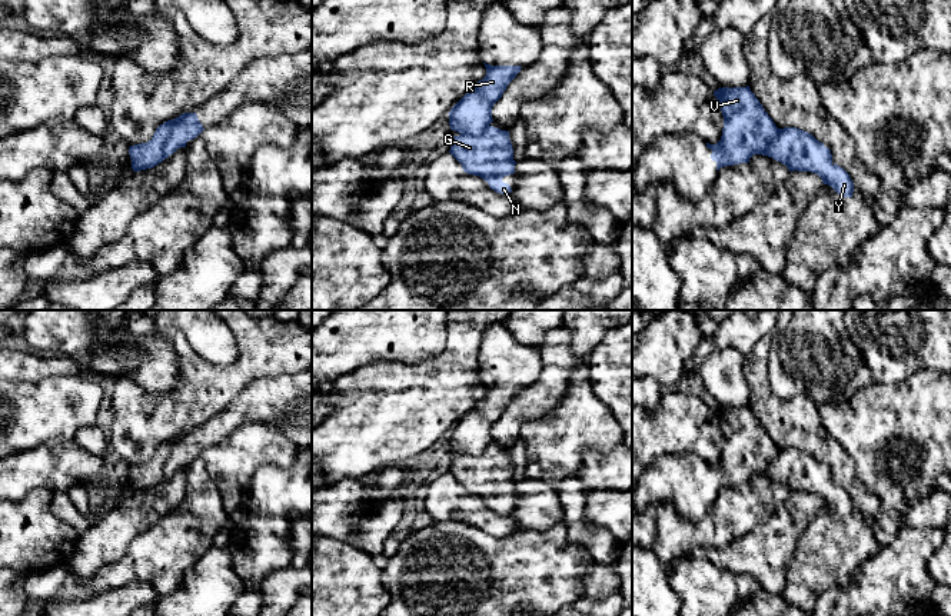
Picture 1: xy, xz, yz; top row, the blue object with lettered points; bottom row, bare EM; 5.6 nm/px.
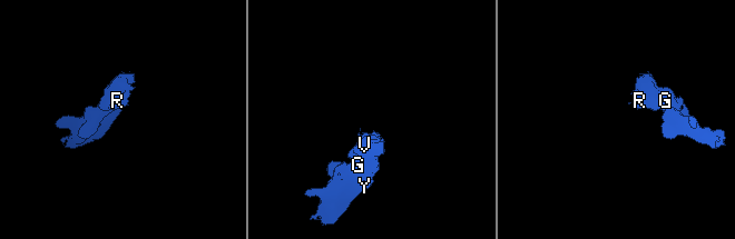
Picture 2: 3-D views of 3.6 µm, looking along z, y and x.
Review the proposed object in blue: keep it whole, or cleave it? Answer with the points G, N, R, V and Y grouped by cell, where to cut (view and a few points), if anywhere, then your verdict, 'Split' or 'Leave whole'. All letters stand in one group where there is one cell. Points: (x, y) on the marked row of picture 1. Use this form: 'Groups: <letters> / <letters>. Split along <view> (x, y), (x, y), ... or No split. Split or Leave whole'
Groups: G N Y / R V. Split along xy (188, 113), (175, 125), (165, 145), (163, 157). Split

